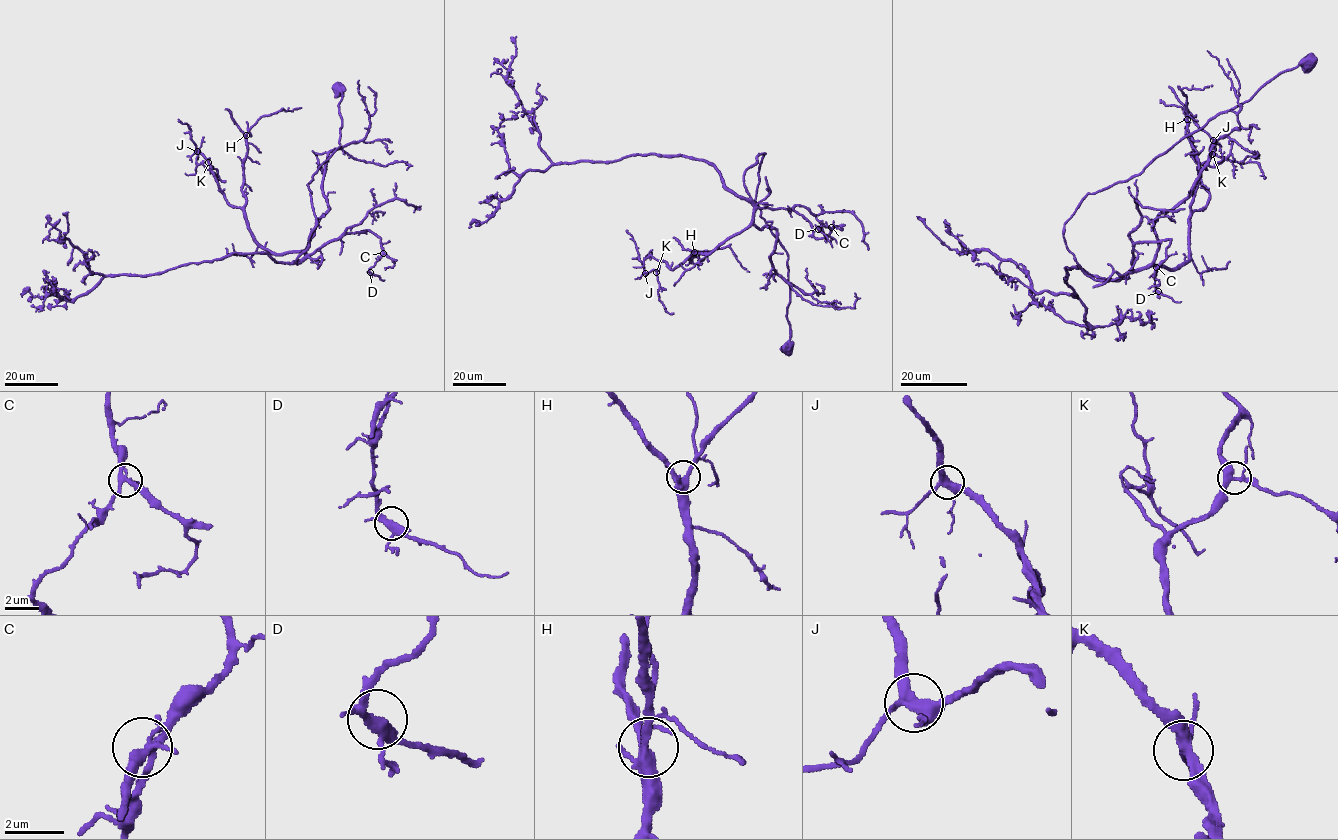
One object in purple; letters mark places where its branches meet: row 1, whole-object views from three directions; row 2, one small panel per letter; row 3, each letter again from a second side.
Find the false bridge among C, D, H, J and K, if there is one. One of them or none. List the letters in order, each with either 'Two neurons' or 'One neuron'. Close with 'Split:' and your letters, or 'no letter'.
C: One neuron
D: One neuron
H: One neuron
J: One neuron
K: One neuron
Split: no letter

